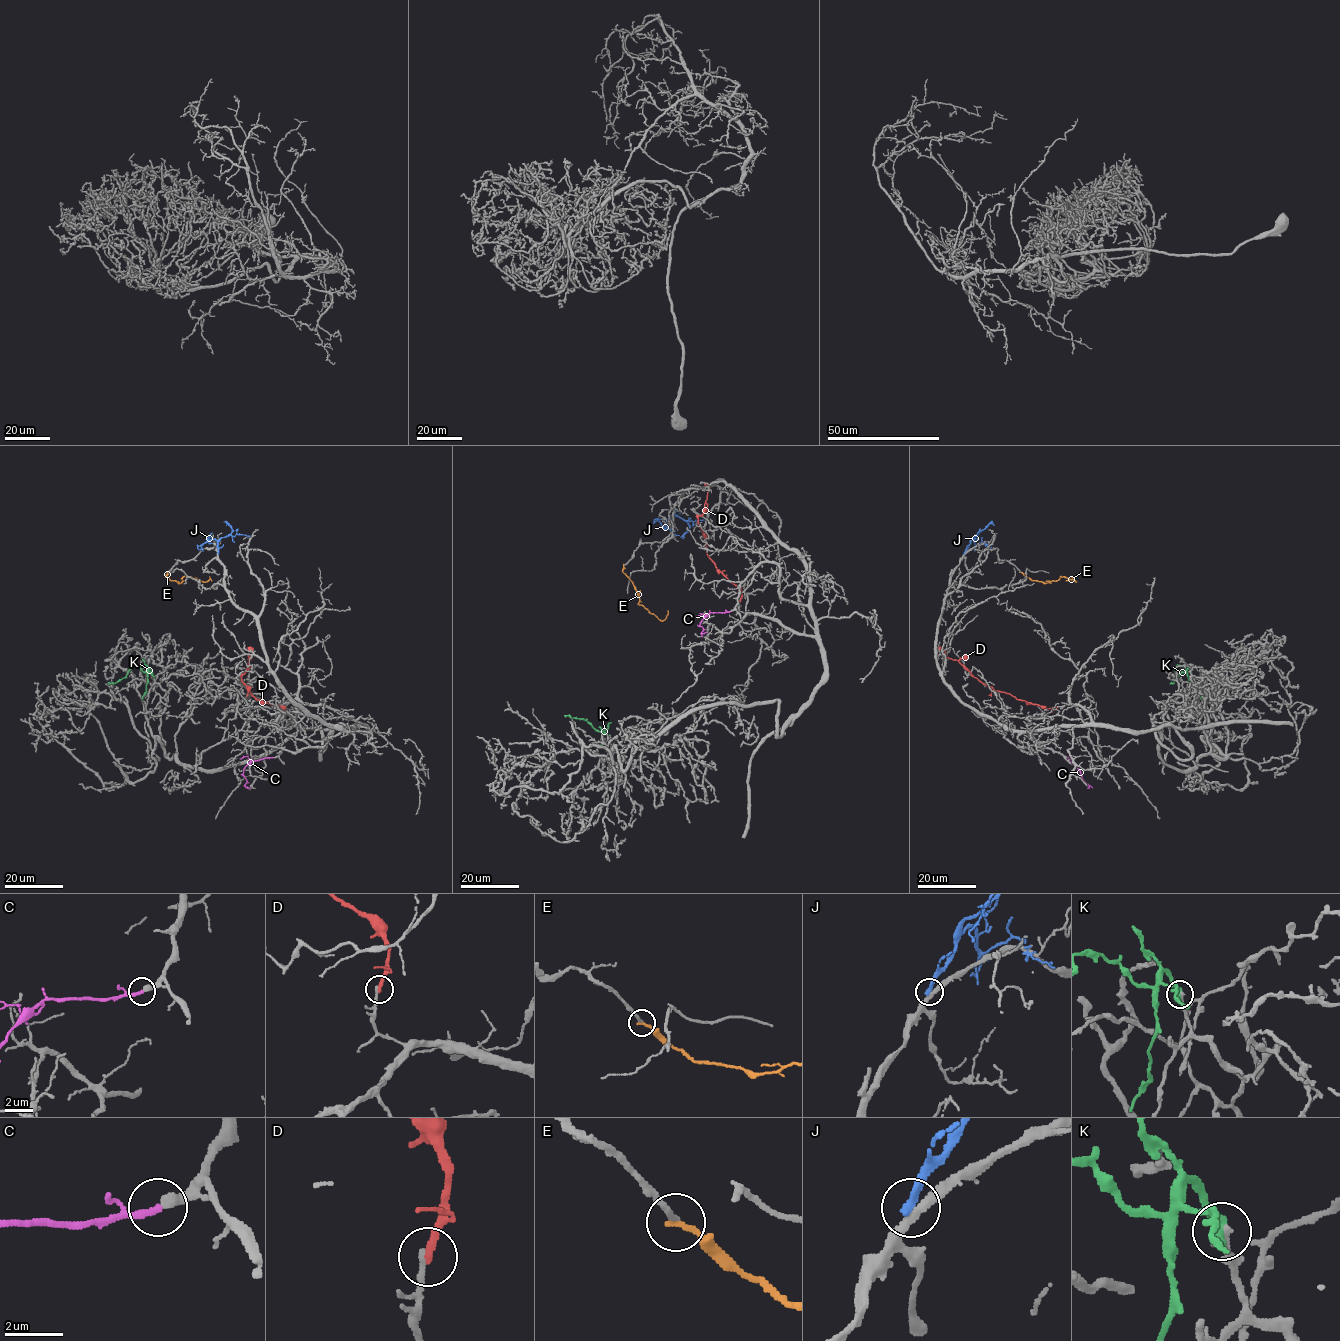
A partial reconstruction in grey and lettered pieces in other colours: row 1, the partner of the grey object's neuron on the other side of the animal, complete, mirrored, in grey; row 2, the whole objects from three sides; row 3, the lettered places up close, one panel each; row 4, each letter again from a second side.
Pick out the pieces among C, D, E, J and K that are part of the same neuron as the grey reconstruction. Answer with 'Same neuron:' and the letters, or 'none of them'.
Same neuron: C, E, K

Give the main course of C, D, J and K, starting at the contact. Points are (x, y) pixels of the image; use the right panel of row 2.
C: (1066, 757), (1089, 785), (1087, 788)
D: (1057, 707), (1047, 709), (992, 690), (938, 647)
J: (964, 552), (972, 539), (977, 544), (983, 541), (991, 547)
K: (1191, 674), (1188, 669), (1186, 672), (1185, 667), (1177, 665), (1170, 682)

